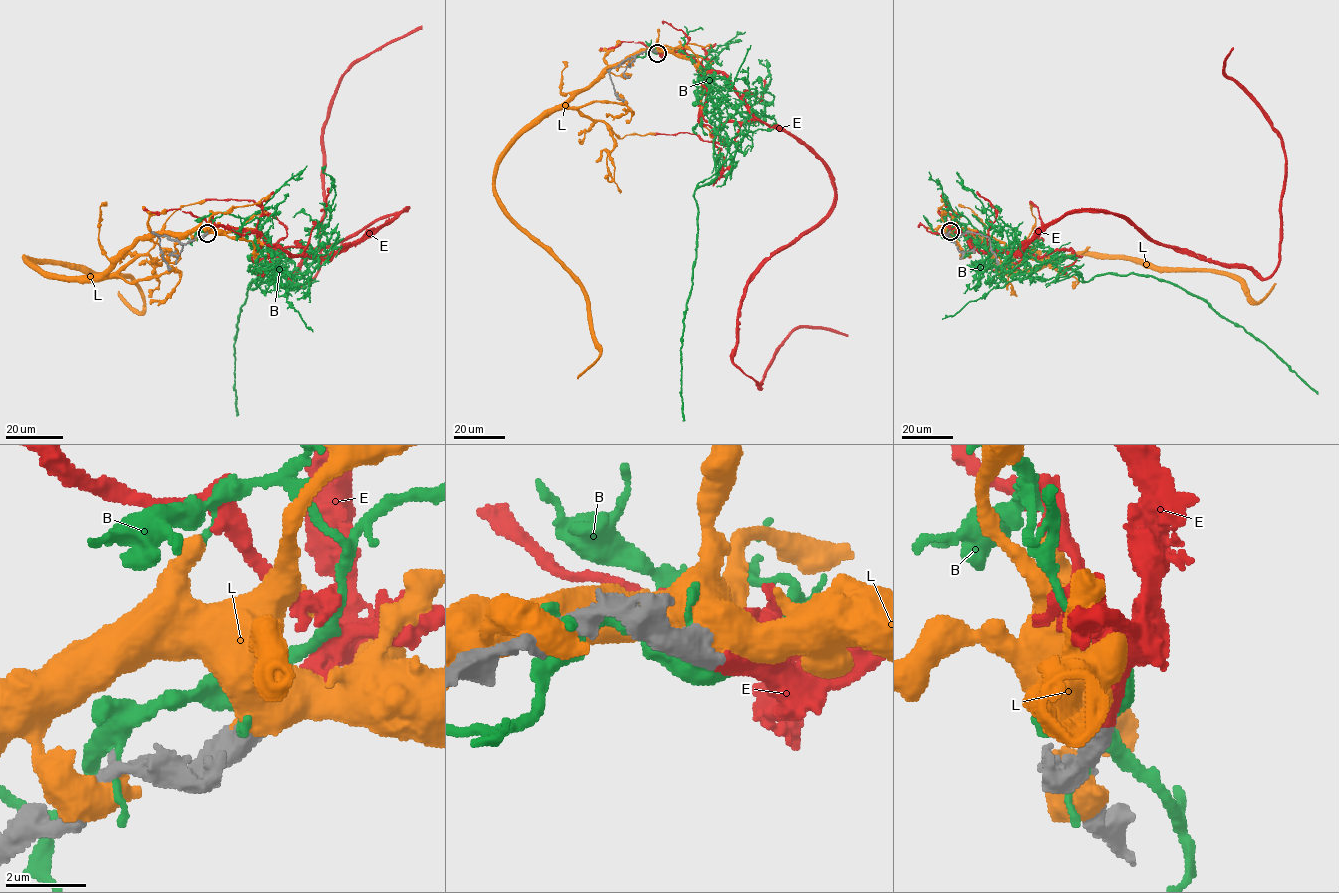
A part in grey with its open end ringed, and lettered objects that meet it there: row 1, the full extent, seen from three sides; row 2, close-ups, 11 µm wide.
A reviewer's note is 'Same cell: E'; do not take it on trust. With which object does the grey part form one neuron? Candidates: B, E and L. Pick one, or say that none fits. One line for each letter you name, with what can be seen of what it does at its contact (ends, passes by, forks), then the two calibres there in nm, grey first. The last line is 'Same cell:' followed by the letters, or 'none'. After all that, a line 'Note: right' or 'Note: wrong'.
E: it ends | 550/440 nm
Same cell: E
Note: right

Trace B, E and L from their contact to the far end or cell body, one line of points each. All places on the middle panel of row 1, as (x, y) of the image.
B: (656, 52), (707, 63), (702, 80), (722, 123), (716, 176), (694, 197), (683, 420)
E: (656, 52), (721, 71), (834, 191), (749, 280), (733, 363), (760, 388), (796, 329), (848, 336)
L: (656, 51), (642, 51), (617, 67), (605, 69), (565, 107)

